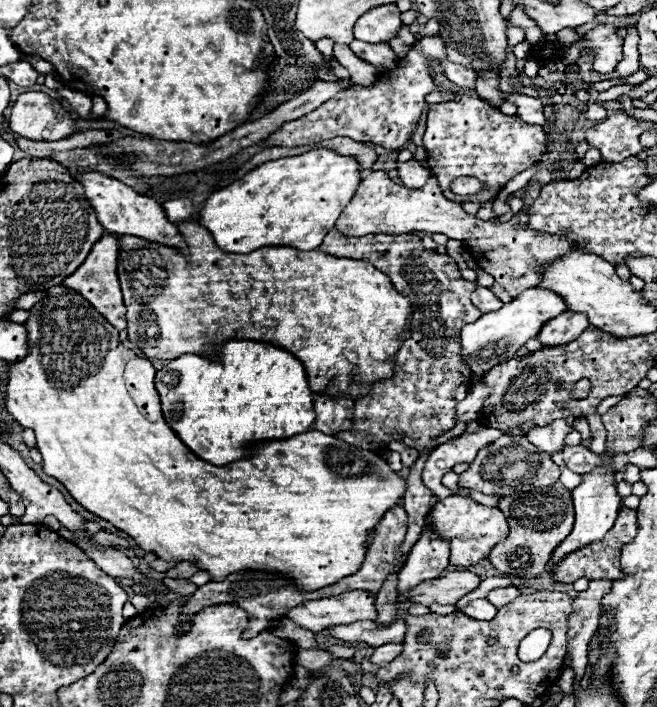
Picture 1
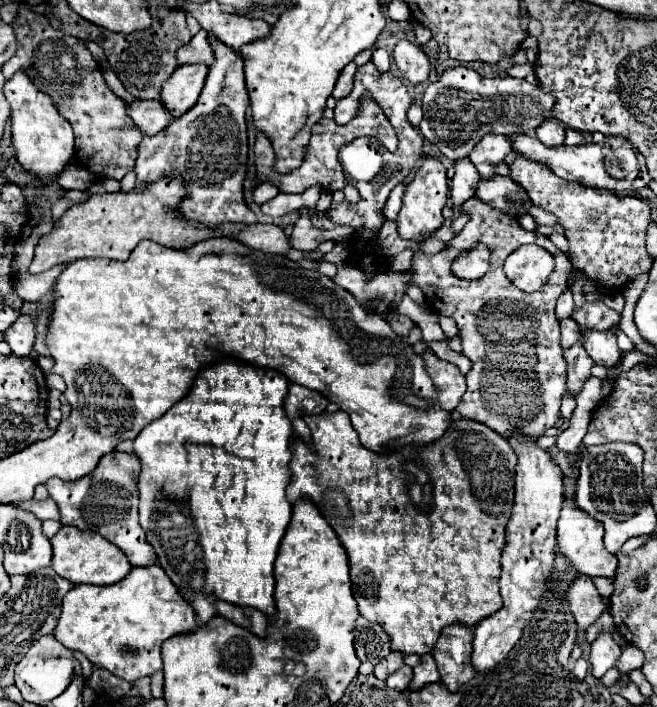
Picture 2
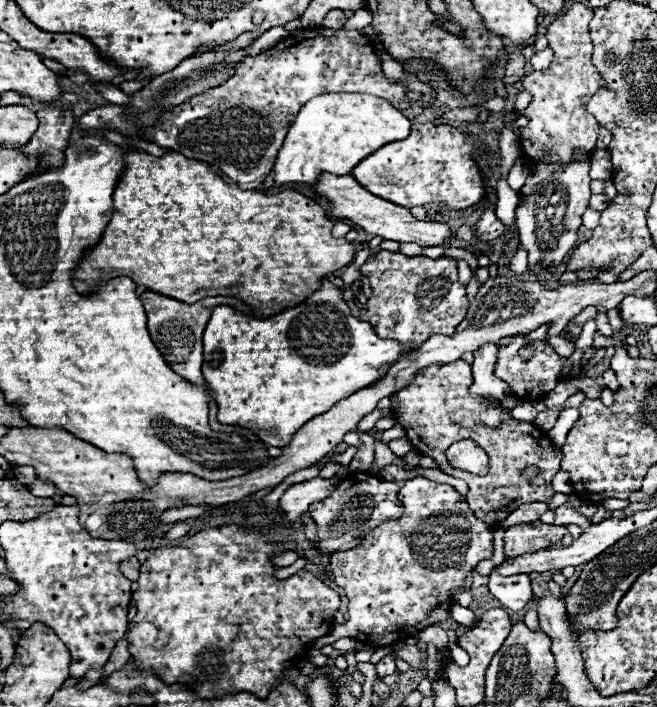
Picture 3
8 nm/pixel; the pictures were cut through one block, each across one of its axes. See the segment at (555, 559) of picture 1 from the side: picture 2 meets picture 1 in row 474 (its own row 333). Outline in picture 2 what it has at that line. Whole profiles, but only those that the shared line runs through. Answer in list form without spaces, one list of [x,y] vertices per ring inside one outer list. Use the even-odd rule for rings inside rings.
[[[586,330],[586,336],[582,338],[582,344],[586,346],[588,356],[594,360],[594,364],[600,366],[614,366],[620,360],[620,348],[616,344],[616,336],[612,332],[600,332],[600,330]]]

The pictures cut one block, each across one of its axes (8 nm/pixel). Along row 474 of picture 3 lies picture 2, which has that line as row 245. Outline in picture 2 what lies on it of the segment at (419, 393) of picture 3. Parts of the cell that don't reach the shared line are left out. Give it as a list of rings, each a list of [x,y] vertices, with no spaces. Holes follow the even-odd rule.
[[[470,198],[462,204],[462,212],[472,216],[470,222],[464,226],[464,230],[450,240],[450,246],[438,254],[416,254],[412,260],[412,280],[410,284],[418,284],[426,296],[426,304],[430,310],[452,318],[458,324],[460,338],[462,338],[462,352],[472,360],[472,370],[466,374],[468,390],[462,396],[458,404],[458,414],[462,418],[470,418],[474,422],[490,426],[494,432],[506,436],[512,430],[522,430],[528,436],[542,436],[548,432],[554,424],[560,422],[560,402],[566,388],[566,362],[562,358],[560,348],[560,326],[554,312],[556,300],[562,294],[562,290],[568,286],[568,274],[570,266],[556,266],[550,280],[538,290],[538,292],[522,292],[510,280],[506,278],[502,266],[510,252],[520,248],[522,244],[538,244],[544,250],[548,250],[552,256],[558,256],[558,248],[550,242],[550,238],[540,236],[536,232],[528,232],[520,228],[514,216],[506,216],[504,212],[498,212],[496,208],[490,208],[488,204]],[[478,243],[484,243],[490,250],[488,272],[480,280],[460,280],[450,272],[450,262],[464,250],[474,248]]]

